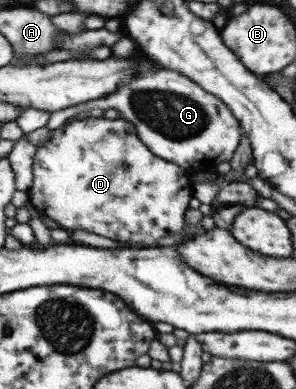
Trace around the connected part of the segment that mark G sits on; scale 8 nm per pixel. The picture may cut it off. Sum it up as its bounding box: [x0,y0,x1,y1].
[43,59,241,172]

